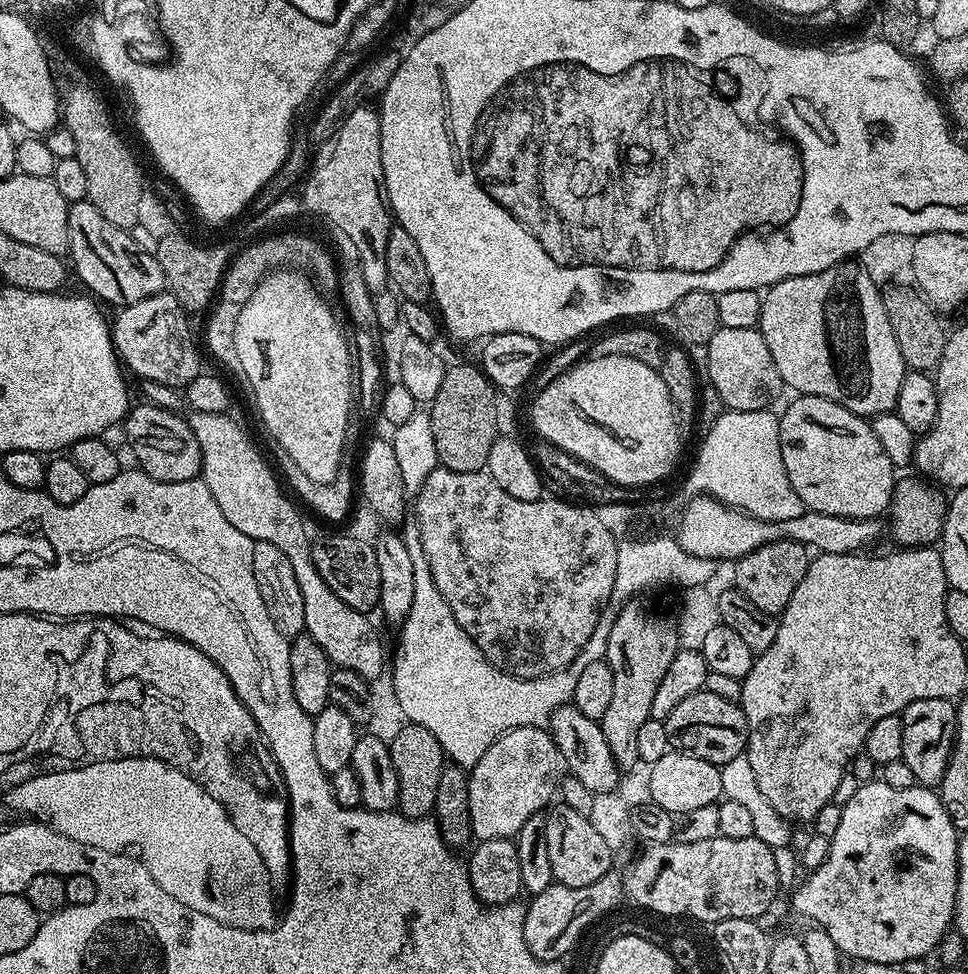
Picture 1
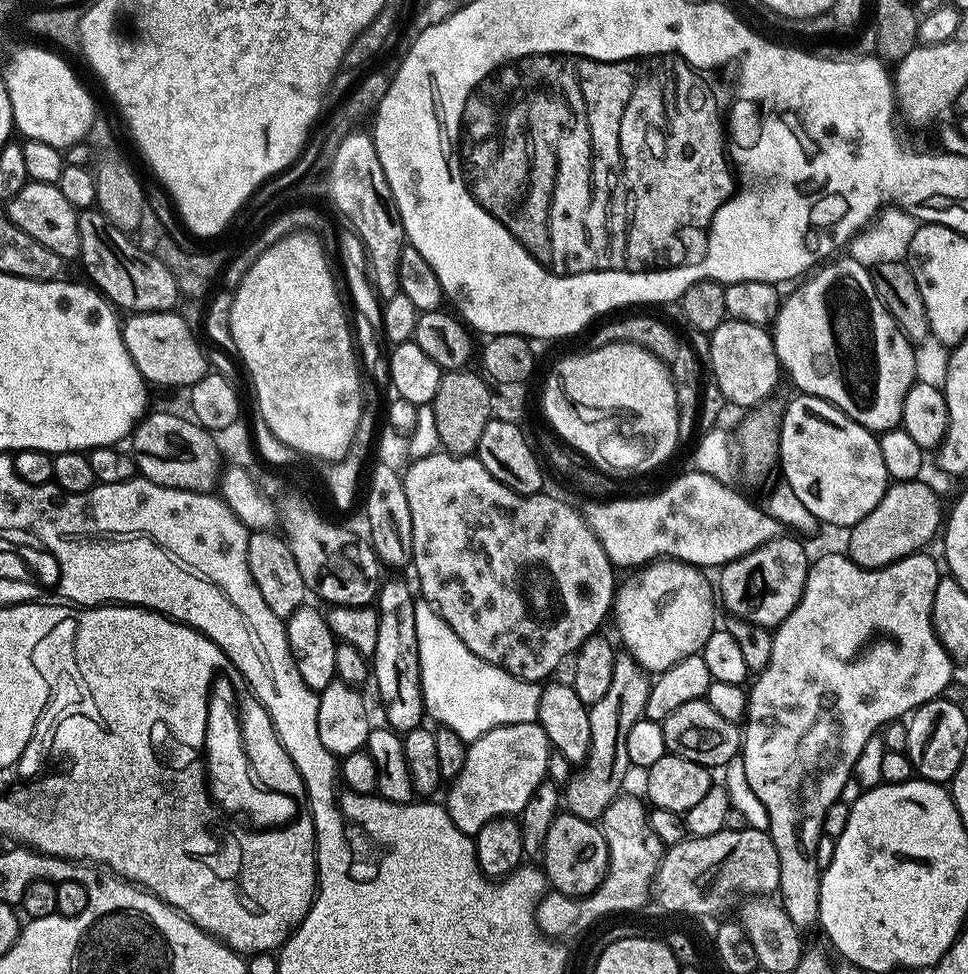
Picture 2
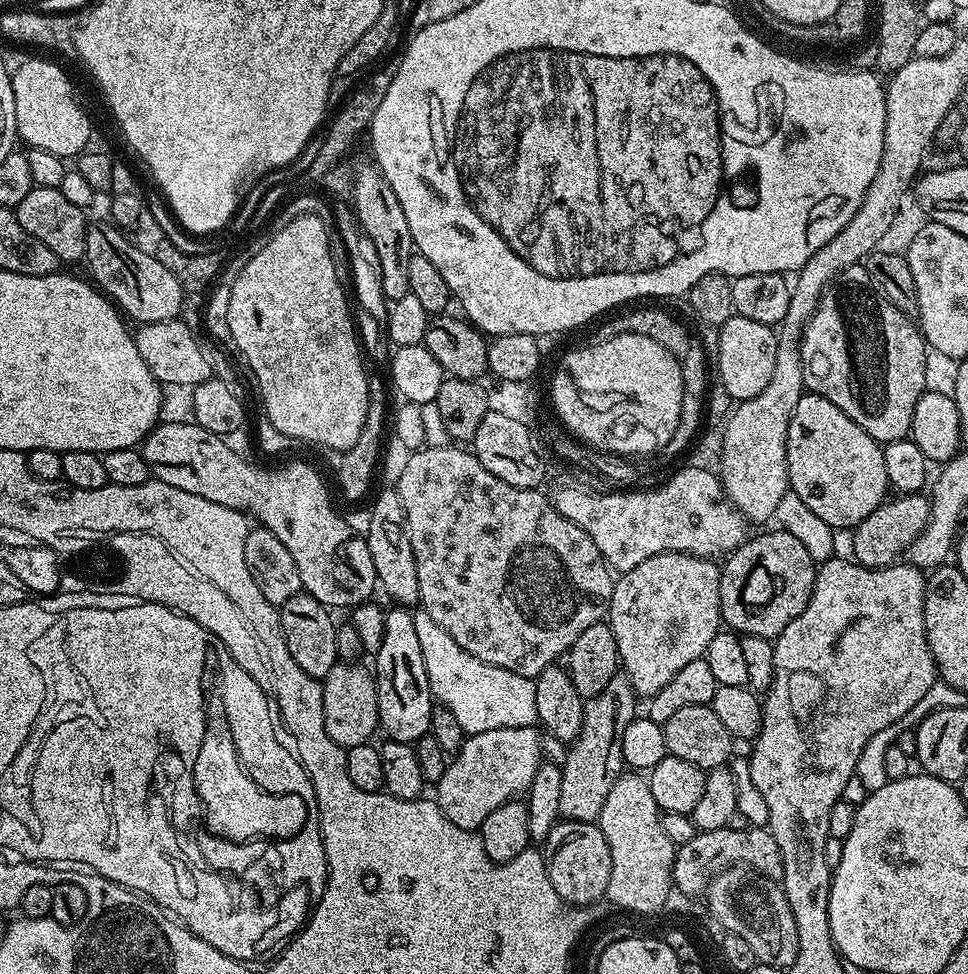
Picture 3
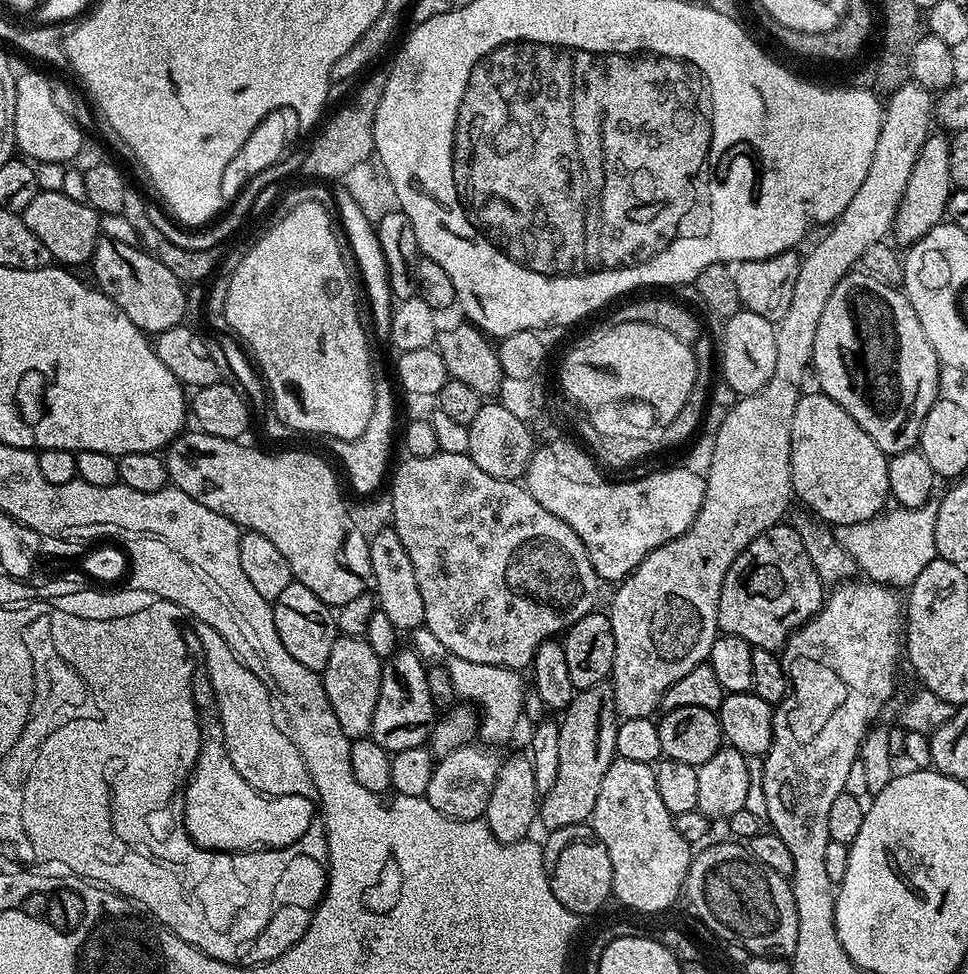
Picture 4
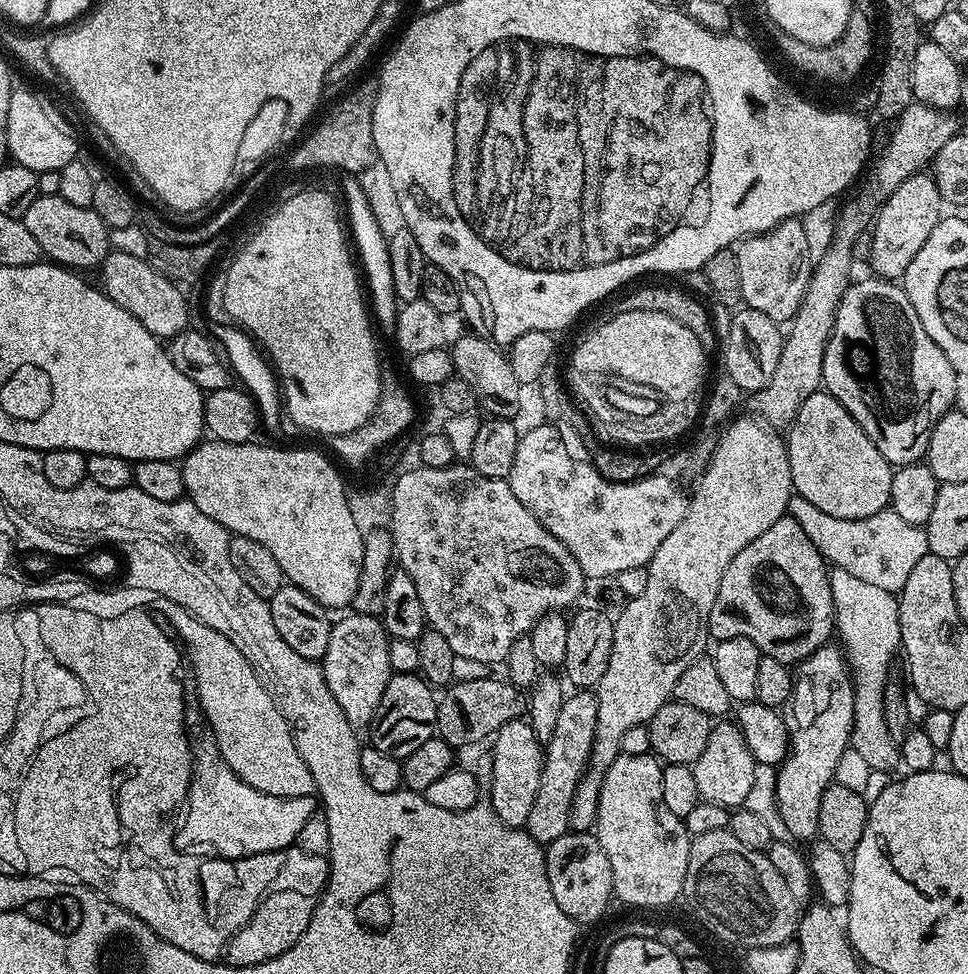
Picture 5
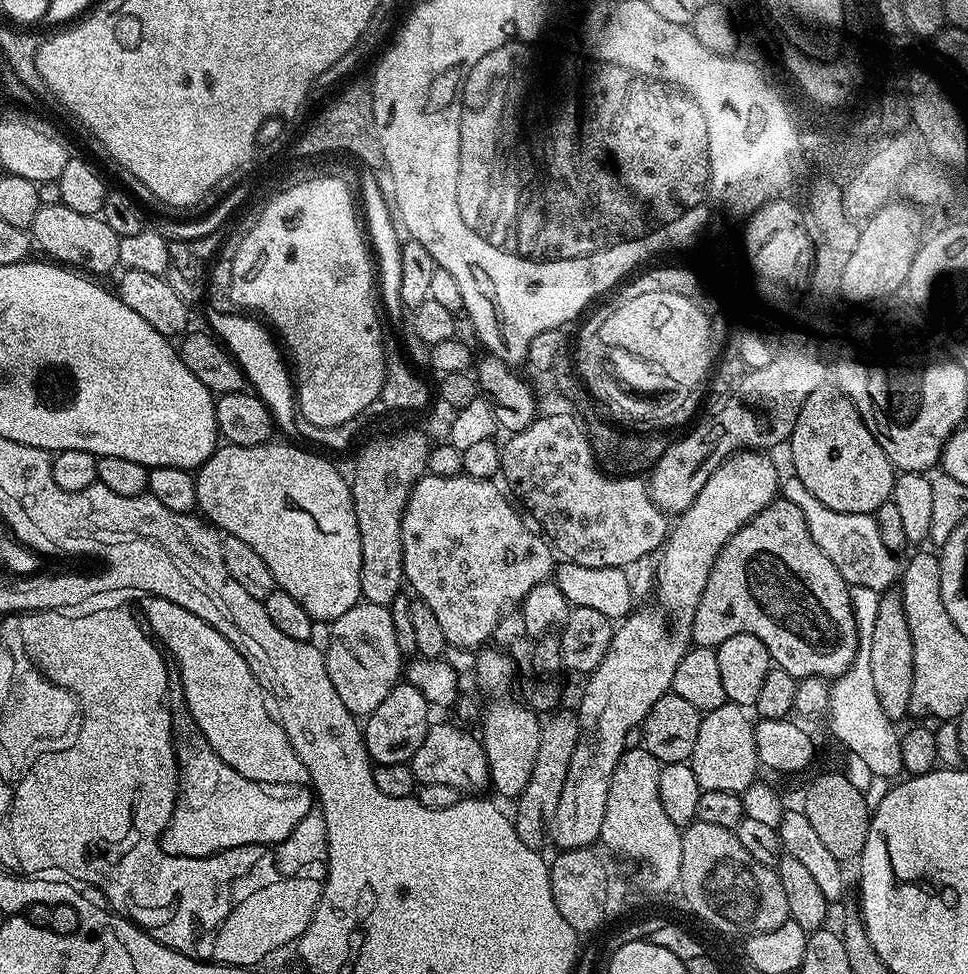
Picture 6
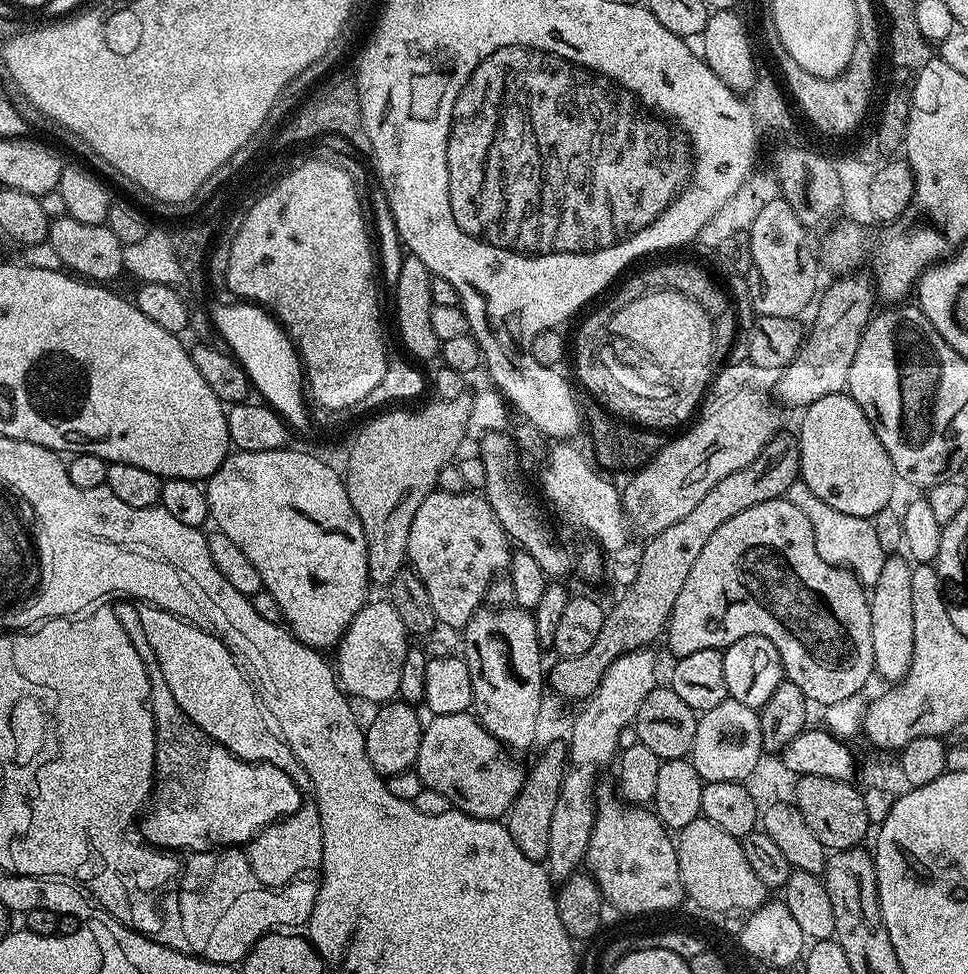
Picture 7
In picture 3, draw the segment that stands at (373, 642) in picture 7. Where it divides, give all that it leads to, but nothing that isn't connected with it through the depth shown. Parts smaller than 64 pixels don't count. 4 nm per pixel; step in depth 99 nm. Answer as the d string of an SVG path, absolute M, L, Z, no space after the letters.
M338 662L330 670L330 674L326 674L323 678L324 697L322 698L322 710L326 718L326 734L330 734L330 738L334 738L334 742L342 749L350 749L359 744L367 744L373 739L372 735L377 735L380 719L378 718L378 694L376 693L376 682L371 671L368 672L364 668L359 668L361 665L356 662Z

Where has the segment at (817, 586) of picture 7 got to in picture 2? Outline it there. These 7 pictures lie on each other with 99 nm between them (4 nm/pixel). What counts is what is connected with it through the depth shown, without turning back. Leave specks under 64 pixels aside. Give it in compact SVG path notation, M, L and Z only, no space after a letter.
M781 534L777 540L766 542L758 546L758 550L731 560L719 569L718 600L729 608L731 615L772 630L798 606L808 577L810 555L795 538L792 534Z

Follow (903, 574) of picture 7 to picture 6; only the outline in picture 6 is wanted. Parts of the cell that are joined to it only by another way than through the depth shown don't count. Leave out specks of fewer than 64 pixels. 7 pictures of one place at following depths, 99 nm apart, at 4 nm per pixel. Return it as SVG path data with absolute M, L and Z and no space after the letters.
M889 590L880 598L878 622L874 624L874 634L868 646L870 650L870 670L874 673L874 690L878 693L878 703L882 706L882 714L893 722L899 722L904 715L909 715L914 690L914 638L910 634L910 622L906 618L904 599L899 591Z

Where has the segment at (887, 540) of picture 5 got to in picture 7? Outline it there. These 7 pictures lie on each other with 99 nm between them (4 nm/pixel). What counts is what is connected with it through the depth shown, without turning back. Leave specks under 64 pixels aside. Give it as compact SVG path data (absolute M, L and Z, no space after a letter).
M799 478L789 486L786 499L794 502L794 506L798 506L798 510L802 510L802 514L806 514L806 519L810 521L810 530L814 530L814 546L818 546L818 554L822 554L822 562L830 562L839 568L848 569L856 575L858 582L864 585L865 589L871 590L874 582L878 582L886 559L884 544L880 541L875 526L872 525L875 523L869 517L842 514L842 510L834 510L834 506L826 506L826 502L822 502L822 498L818 498L818 494L814 494L814 490L810 490L810 486L806 486L804 481Z

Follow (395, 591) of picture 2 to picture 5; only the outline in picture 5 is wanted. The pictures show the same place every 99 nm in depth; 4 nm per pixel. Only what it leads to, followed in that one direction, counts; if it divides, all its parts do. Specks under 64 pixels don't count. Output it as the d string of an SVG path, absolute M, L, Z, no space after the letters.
M416 672L393 674L386 686L386 691L382 694L382 702L378 702L378 710L370 725L370 733L372 732L371 747L382 750L382 754L390 754L395 760L402 762L410 754L414 754L414 750L418 750L418 746L422 746L422 742L426 742L432 736L437 735L436 706L438 700L435 695L432 697L432 692L434 692L433 685Z

